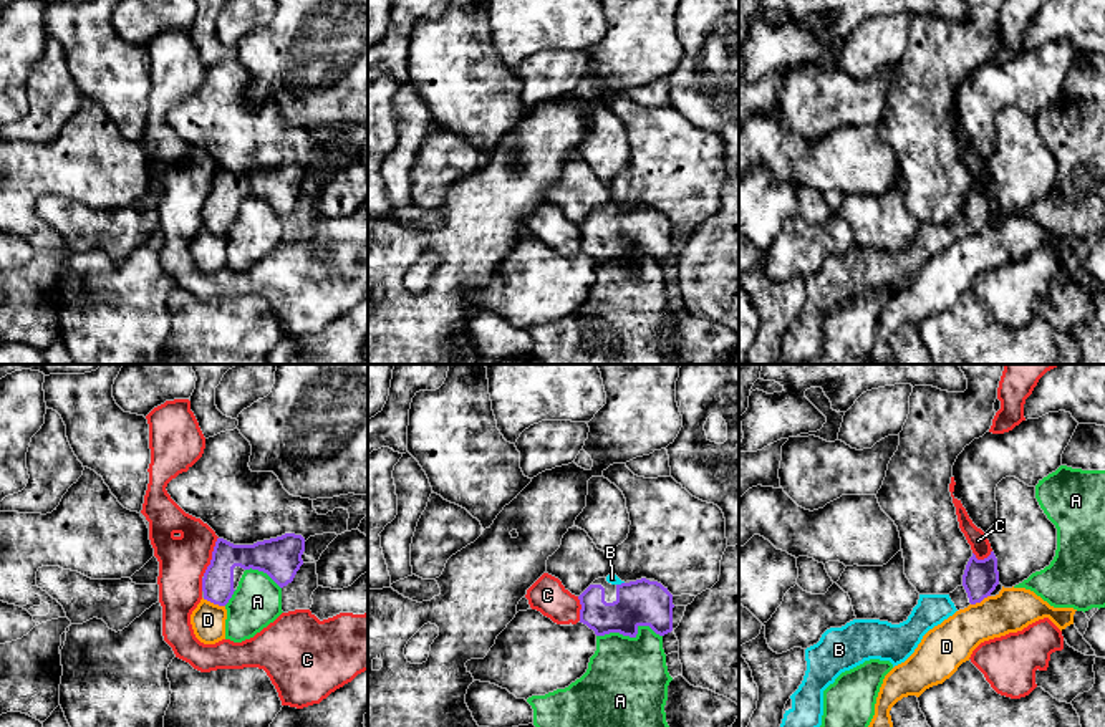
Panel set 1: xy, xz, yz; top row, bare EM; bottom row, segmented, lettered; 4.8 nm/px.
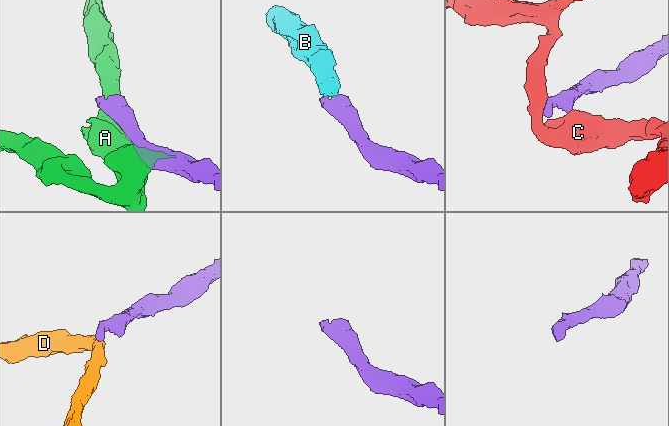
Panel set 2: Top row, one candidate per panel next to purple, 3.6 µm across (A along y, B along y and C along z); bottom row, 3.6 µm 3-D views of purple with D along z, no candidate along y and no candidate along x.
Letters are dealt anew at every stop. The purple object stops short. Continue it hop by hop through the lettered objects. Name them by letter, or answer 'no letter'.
B

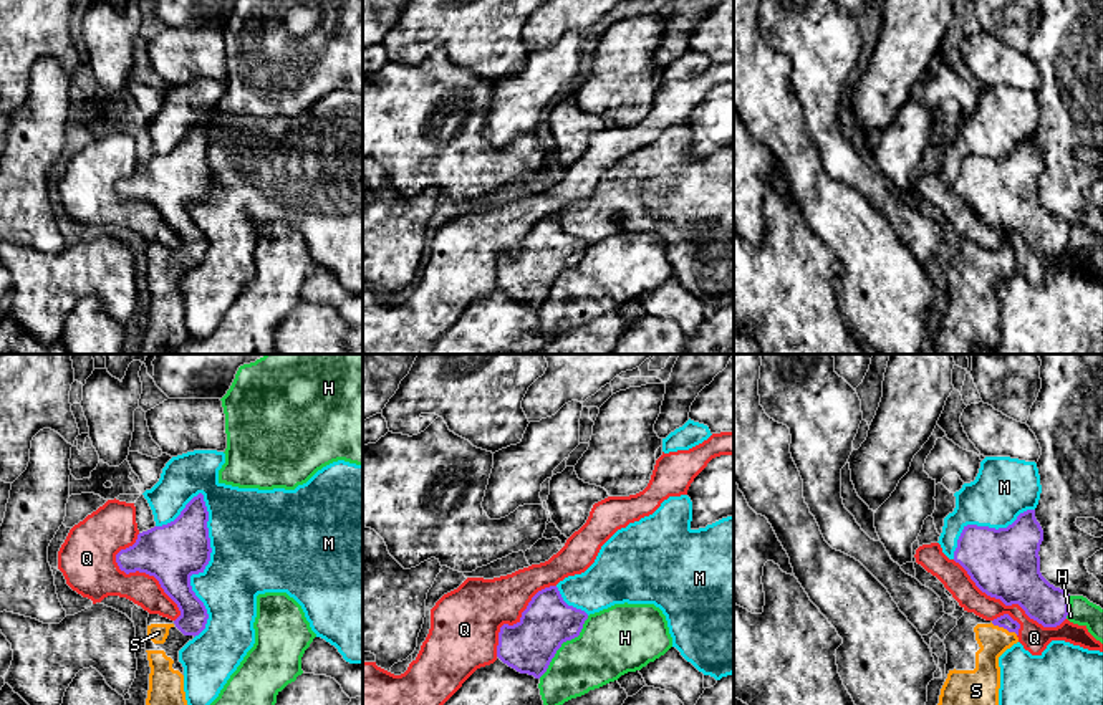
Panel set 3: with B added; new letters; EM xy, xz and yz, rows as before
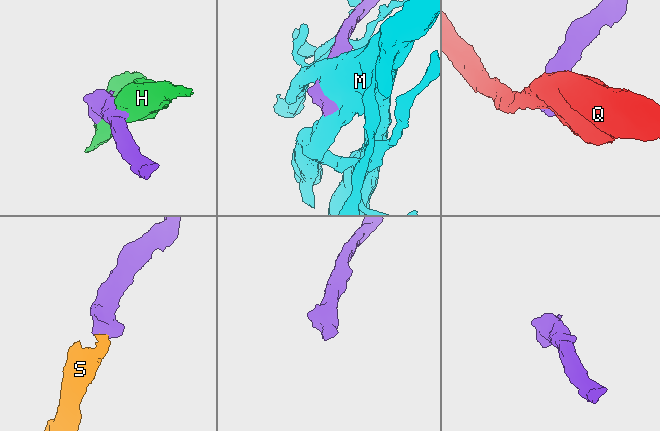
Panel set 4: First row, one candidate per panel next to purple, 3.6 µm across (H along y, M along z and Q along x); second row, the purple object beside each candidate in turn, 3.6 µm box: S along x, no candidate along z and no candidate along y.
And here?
S

